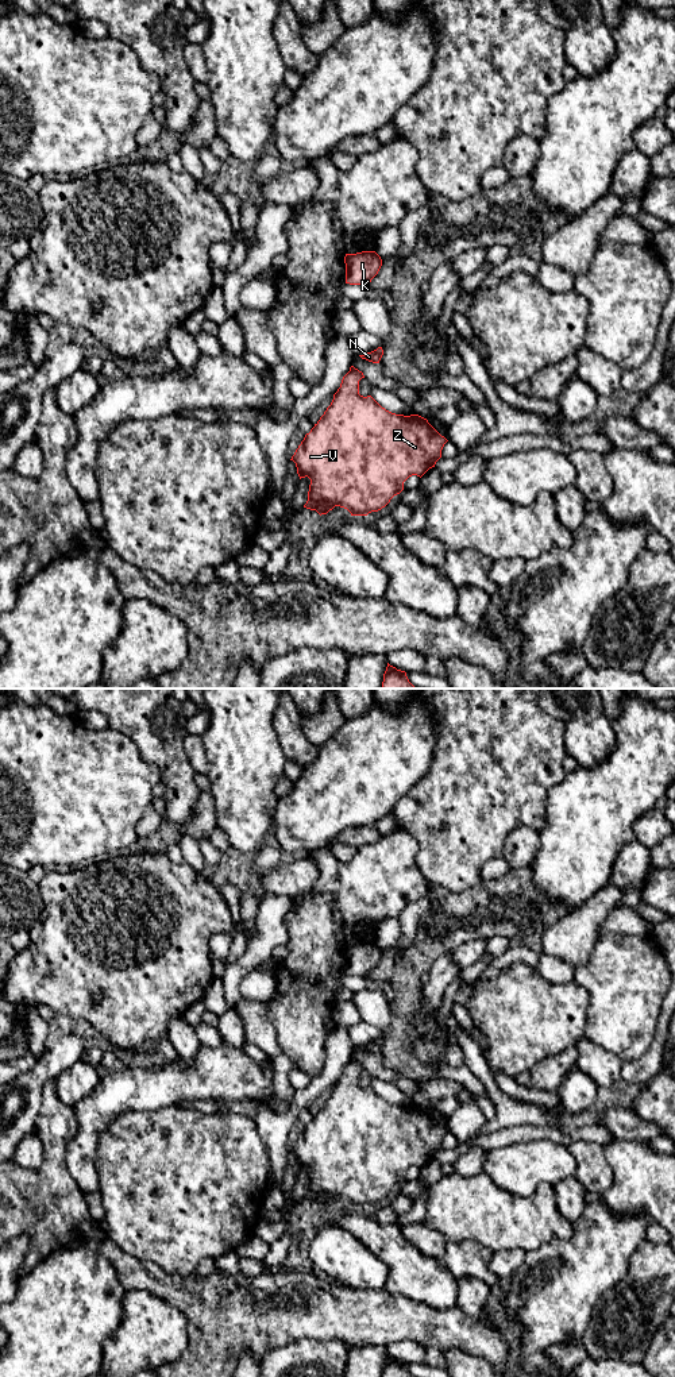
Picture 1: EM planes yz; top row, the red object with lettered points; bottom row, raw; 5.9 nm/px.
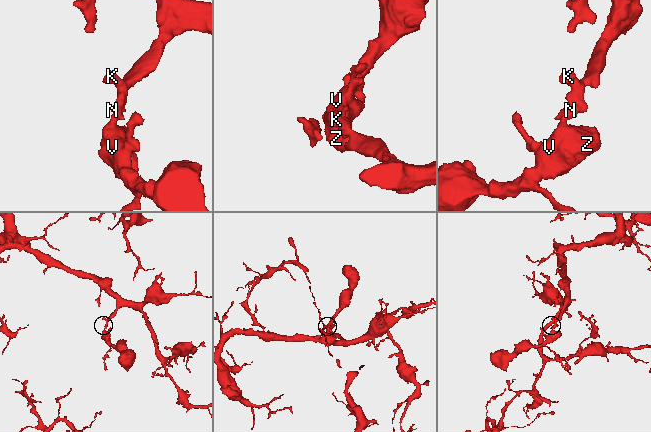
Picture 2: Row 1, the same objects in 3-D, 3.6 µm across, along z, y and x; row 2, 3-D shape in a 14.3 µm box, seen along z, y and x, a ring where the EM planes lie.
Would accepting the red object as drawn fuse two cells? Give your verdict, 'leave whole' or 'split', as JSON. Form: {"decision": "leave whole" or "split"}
{"decision": "leave whole"}

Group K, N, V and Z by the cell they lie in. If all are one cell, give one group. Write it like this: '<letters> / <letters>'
K N V Z

